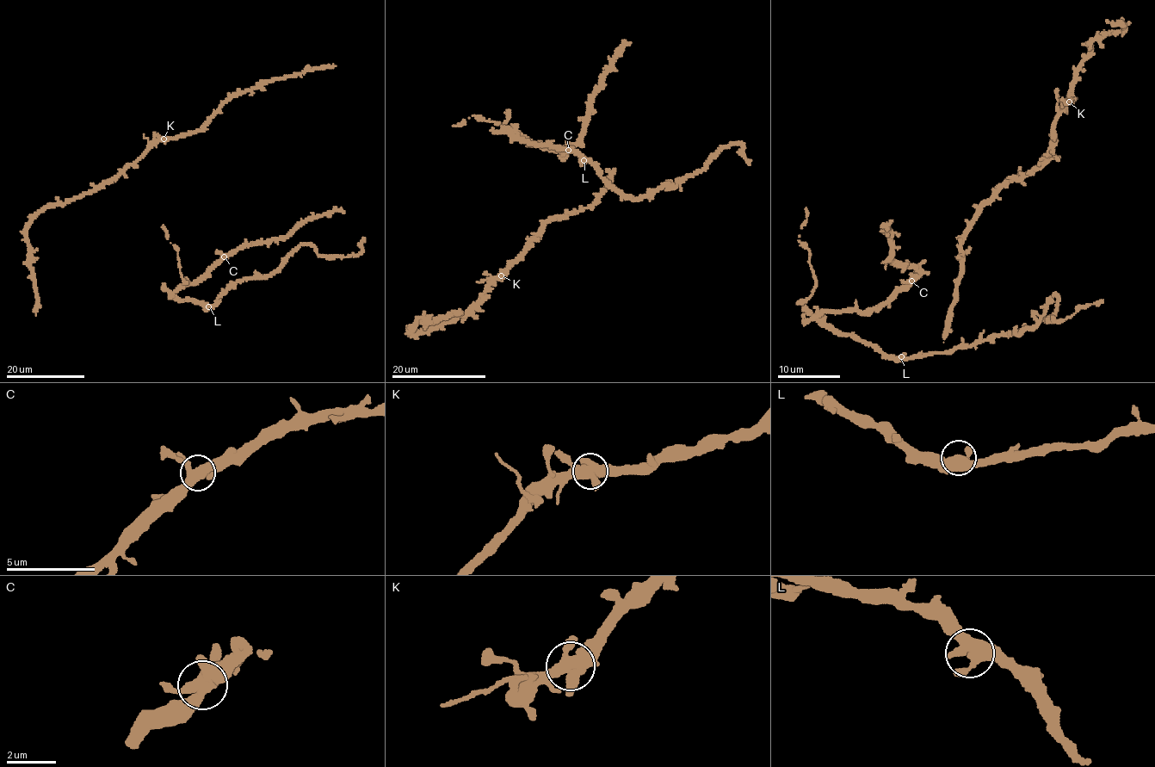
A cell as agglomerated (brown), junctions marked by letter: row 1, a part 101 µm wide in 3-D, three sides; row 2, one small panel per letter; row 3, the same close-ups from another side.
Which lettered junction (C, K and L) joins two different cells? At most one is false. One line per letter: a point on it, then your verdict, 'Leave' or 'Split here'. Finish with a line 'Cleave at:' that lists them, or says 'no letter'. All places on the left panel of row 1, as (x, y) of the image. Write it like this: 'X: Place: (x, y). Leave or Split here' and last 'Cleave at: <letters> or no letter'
C: Place: (224, 256). Leave
K: Place: (163, 139). Leave
L: Place: (208, 306). Leave
Cleave at: no letter

